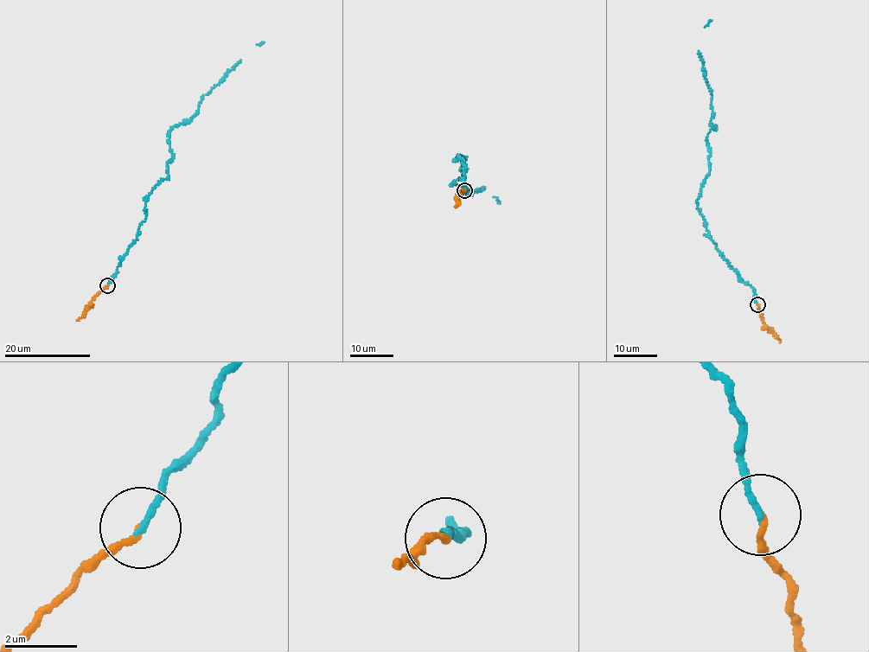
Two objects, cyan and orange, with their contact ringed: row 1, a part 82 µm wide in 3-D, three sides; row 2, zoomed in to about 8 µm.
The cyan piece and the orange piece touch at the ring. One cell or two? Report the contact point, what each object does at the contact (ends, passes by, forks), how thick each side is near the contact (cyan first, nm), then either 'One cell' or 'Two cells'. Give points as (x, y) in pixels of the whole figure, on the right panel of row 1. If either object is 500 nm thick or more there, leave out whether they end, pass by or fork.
Place: (757, 304). At the ring cyan ends. At the ring orange ends. Thickness 170 nm (cyan) against 170 nm. One cell

